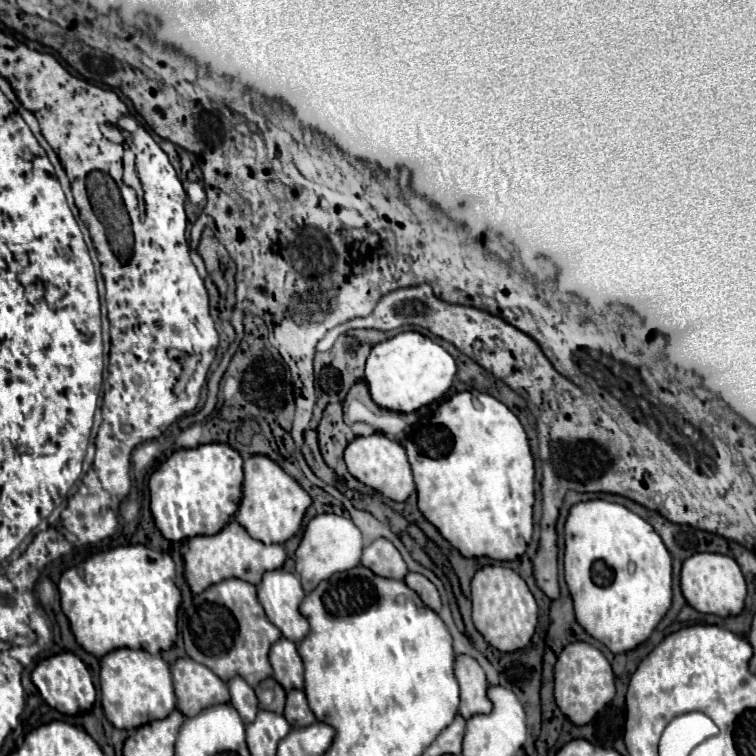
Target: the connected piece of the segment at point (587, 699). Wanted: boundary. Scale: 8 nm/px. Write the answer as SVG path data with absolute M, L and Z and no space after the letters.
M572 642L560 652L554 666L554 696L558 708L570 718L570 722L576 726L588 724L614 698L614 694L616 690L610 662L598 648L586 642Z

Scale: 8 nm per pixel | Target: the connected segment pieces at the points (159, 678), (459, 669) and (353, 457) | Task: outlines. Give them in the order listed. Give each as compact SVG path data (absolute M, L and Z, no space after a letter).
M118 648L100 660L100 690L104 716L122 730L136 730L138 726L160 720L176 708L176 696L170 676L170 666L162 656L146 650Z
M458 654L454 660L454 676L460 686L460 716L470 718L474 714L488 714L492 702L486 696L488 682L480 664L466 654Z
M372 434L372 436L358 436L348 444L344 450L344 462L348 464L348 472L358 478L362 484L378 490L390 500L404 502L414 492L414 478L412 468L408 464L406 452L400 442L388 440L384 434Z

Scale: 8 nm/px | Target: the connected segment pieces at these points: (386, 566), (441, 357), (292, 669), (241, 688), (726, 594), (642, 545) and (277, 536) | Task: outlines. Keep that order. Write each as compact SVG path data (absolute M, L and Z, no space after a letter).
M378 538L362 552L362 566L370 568L378 576L384 578L396 578L402 580L408 574L406 562L402 560L400 552L394 548L392 542Z
M400 332L390 340L372 346L366 360L366 384L372 400L386 410L414 412L434 400L440 400L456 376L454 358L430 338L418 332Z
M280 638L268 654L268 660L272 664L274 670L274 678L278 684L282 684L282 688L288 690L302 690L304 688L304 668L302 668L302 660L298 656L296 644Z
M234 676L232 680L228 680L228 692L230 692L232 706L238 710L244 724L250 724L258 712L258 700L252 686L248 686L244 678Z
M704 552L704 554L694 554L688 560L684 560L680 588L686 602L702 614L716 614L716 616L728 618L728 616L738 616L744 608L746 582L744 582L742 570L734 558L724 556L724 554Z
M606 500L578 502L570 508L566 518L566 552L564 552L564 574L572 594L578 624L596 640L600 640L612 654L634 650L638 644L648 640L652 630L664 618L672 602L672 558L656 534L656 530L630 512L622 504Z
M254 454L244 462L242 500L234 518L252 538L264 544L284 544L300 528L310 502L310 496L274 460L264 454Z

